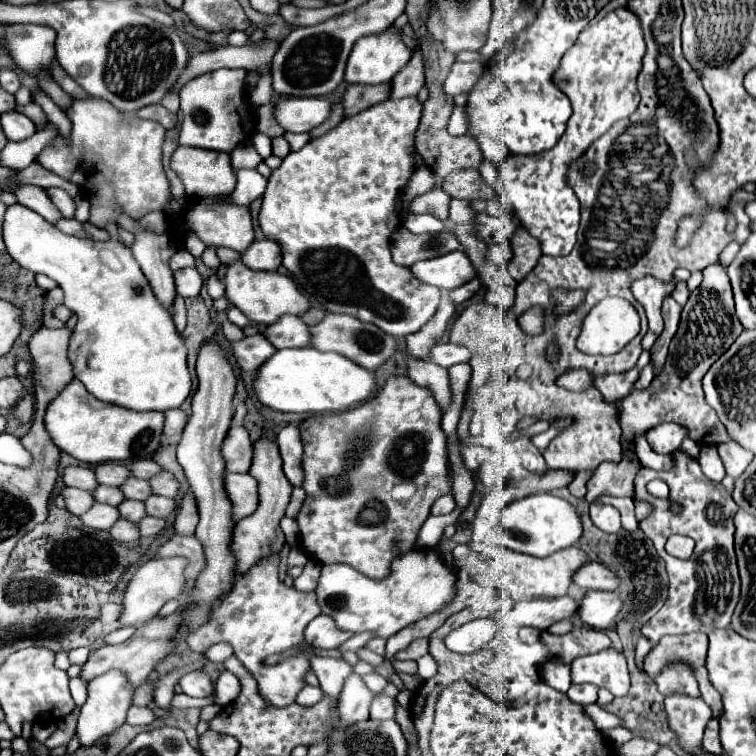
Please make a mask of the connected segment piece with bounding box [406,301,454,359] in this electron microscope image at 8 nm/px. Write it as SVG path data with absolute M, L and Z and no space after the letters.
M442 301L438 311L434 313L434 317L420 331L406 337L408 353L412 357L428 359L430 347L442 337L442 333L446 331L446 325L452 319L452 315L454 315L454 303L452 301Z

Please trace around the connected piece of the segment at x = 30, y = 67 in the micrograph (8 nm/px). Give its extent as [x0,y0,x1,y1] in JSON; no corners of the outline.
[4,25,56,77]

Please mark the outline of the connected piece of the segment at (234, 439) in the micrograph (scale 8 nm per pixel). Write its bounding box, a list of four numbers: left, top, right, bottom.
[220,425,252,473]

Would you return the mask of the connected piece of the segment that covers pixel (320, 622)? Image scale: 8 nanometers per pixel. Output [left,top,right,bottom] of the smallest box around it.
[304,615,352,649]

